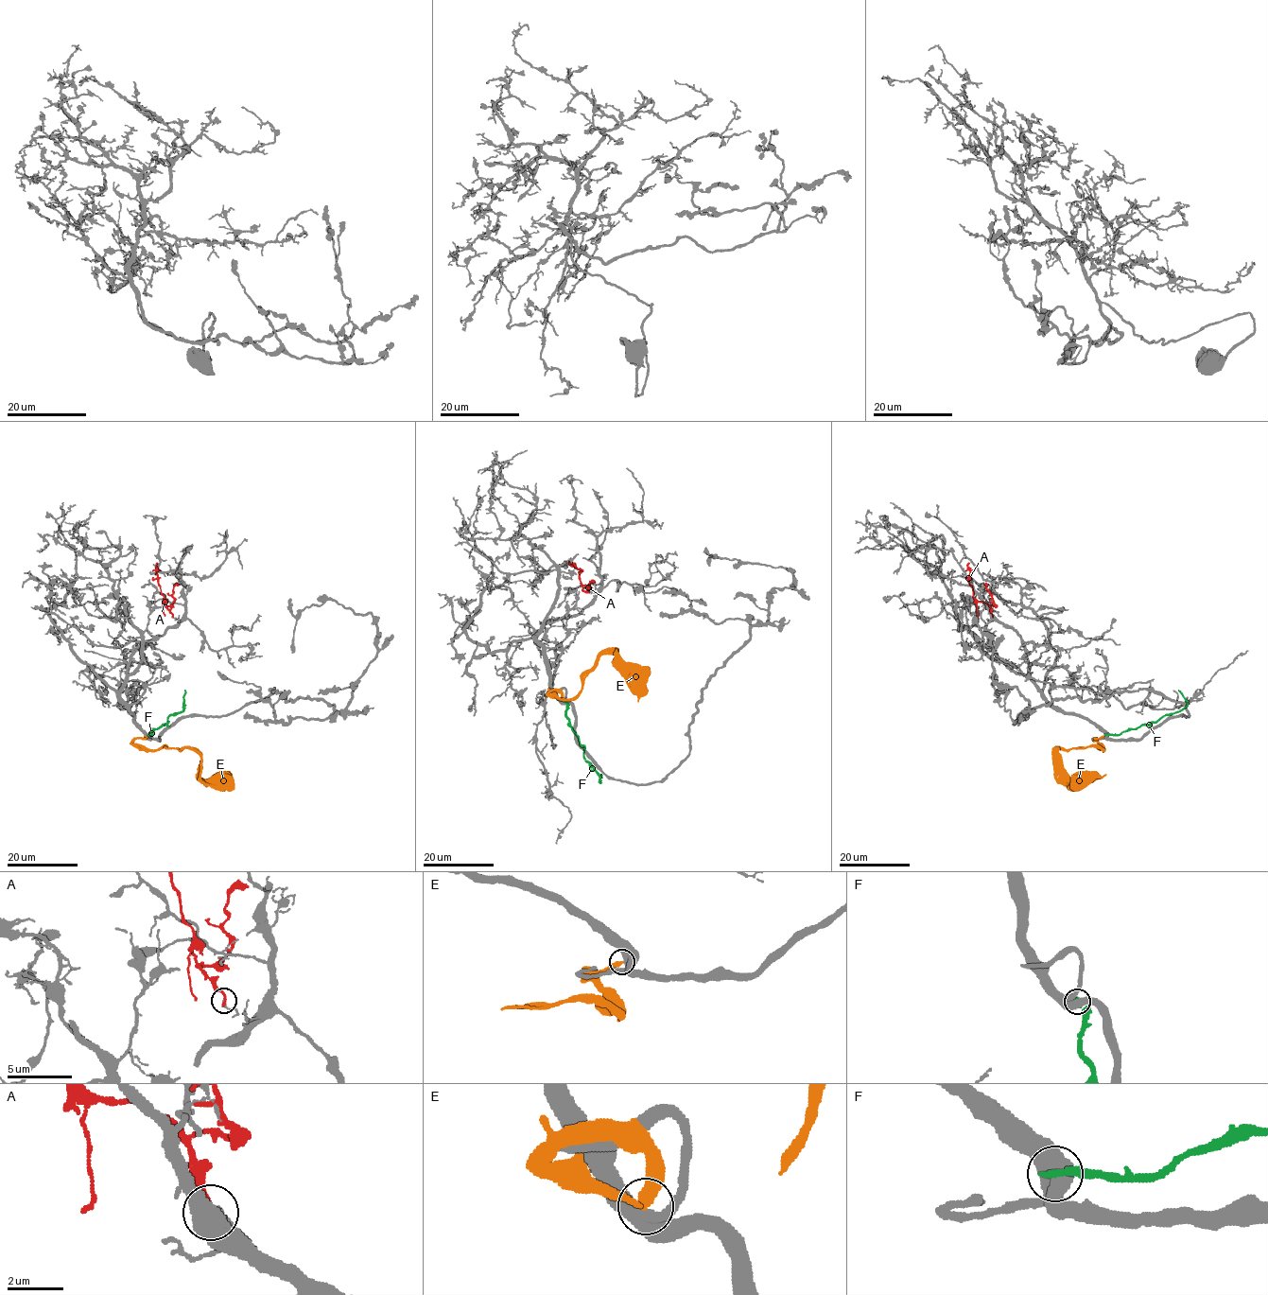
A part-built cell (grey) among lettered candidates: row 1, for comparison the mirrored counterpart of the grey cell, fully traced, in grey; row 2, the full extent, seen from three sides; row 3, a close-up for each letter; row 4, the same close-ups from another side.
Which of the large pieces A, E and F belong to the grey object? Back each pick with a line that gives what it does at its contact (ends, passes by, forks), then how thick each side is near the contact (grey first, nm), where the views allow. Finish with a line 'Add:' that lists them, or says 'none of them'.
Add: none of them

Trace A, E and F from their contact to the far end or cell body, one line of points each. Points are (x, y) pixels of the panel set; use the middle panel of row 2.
A: (588, 588), (581, 583), (580, 568), (573, 564)
E: (561, 699), (560, 692), (548, 694), (573, 698), (582, 676), (611, 654), (638, 701)
F: (564, 702), (565, 716), (599, 782), (600, 774)

